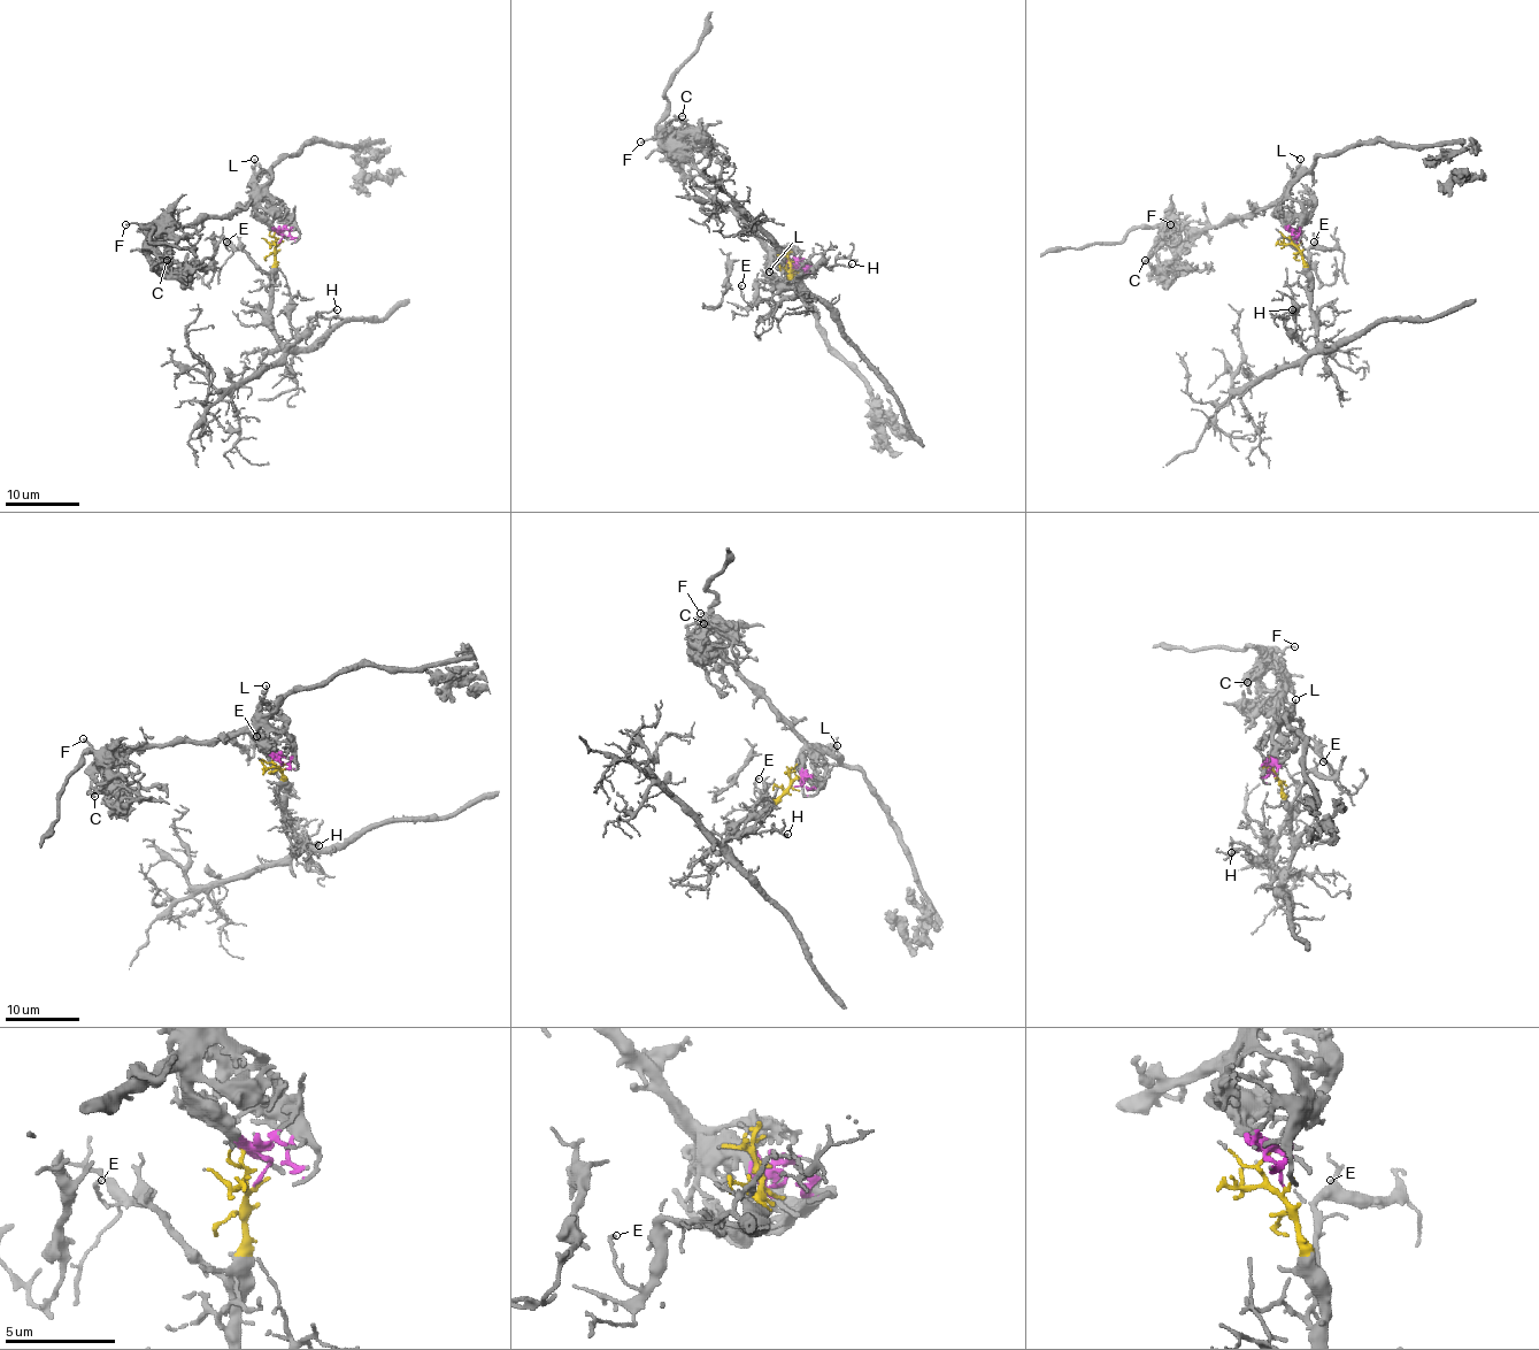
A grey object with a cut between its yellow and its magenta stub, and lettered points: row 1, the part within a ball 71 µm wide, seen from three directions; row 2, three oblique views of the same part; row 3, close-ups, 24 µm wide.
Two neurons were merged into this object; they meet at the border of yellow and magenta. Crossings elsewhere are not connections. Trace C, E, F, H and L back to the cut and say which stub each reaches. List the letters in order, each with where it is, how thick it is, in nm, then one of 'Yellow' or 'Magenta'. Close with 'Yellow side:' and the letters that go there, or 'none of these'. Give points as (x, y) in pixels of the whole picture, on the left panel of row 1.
C: Place: (167, 260). Thickness 120 nm. Magenta
E: Place: (226, 242). Thickness 150 nm. Yellow
F: Place: (125, 224). Thickness 140 nm. Magenta
H: Place: (337, 309). Thickness 160 nm. Yellow
L: Place: (254, 159). Thickness 180 nm. Magenta
Yellow side: E, H

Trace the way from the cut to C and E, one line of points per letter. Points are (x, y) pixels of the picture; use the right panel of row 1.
C: (1298, 244), (1276, 205), (1264, 205), (1192, 231), (1183, 240), (1168, 240), (1144, 261)
E: (1298, 244), (1307, 274), (1309, 250), (1330, 250), (1313, 243)

